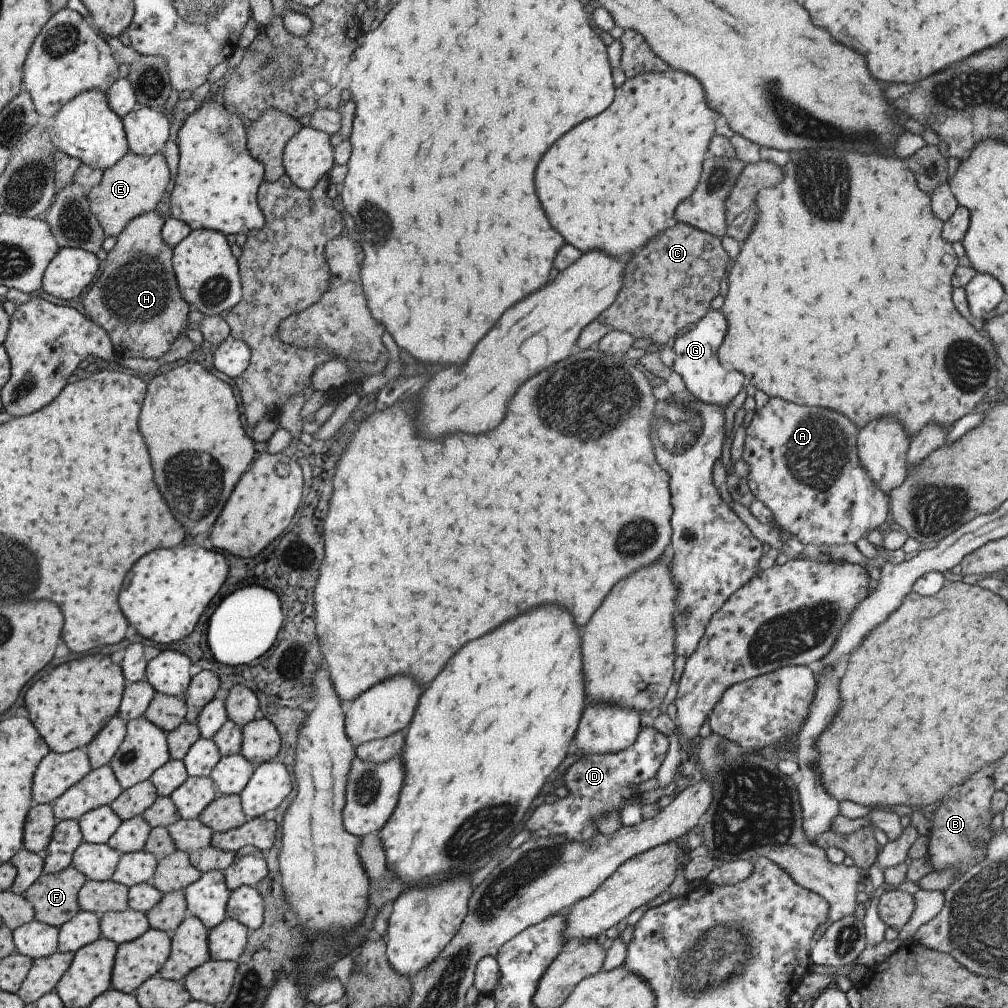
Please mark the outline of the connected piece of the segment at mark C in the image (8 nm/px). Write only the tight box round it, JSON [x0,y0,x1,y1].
[596,223,727,345]

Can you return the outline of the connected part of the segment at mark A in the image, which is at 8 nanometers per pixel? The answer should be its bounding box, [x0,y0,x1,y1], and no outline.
[742,397,888,545]

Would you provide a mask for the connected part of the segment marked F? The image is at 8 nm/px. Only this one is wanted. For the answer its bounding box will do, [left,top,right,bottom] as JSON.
[22,864,86,927]

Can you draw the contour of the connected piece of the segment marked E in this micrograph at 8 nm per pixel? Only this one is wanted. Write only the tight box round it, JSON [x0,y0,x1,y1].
[86,150,169,237]

